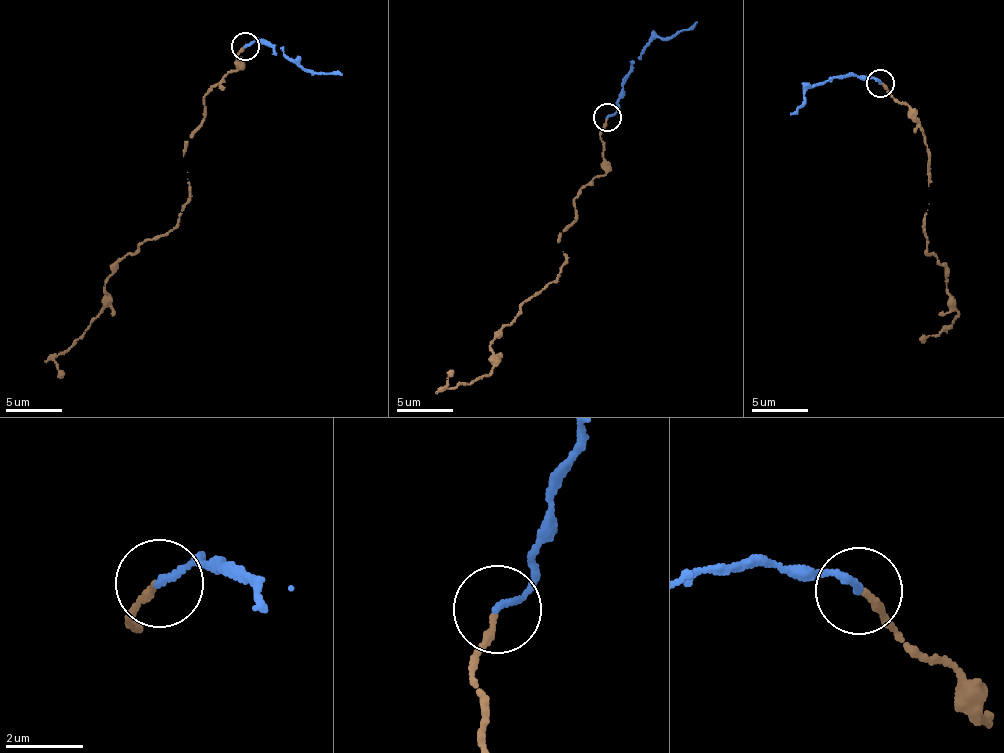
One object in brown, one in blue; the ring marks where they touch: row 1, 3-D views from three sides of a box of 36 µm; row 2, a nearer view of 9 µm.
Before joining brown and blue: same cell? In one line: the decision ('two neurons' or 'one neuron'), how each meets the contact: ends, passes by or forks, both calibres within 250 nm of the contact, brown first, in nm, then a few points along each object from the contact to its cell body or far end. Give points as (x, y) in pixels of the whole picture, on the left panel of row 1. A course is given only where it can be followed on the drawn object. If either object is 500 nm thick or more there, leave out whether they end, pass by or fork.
one neuron; brown ends there; blue ends there; 180 nm thick on the brown side, 160 nm on the other; brown runs (246, 46), (184, 146), (190, 201), (178, 222), (115, 266), (107, 305), (54, 360), (63, 376); blue runs (246, 47), (257, 39), (277, 53), (280, 48), (286, 57), (309, 72), (341, 73)

